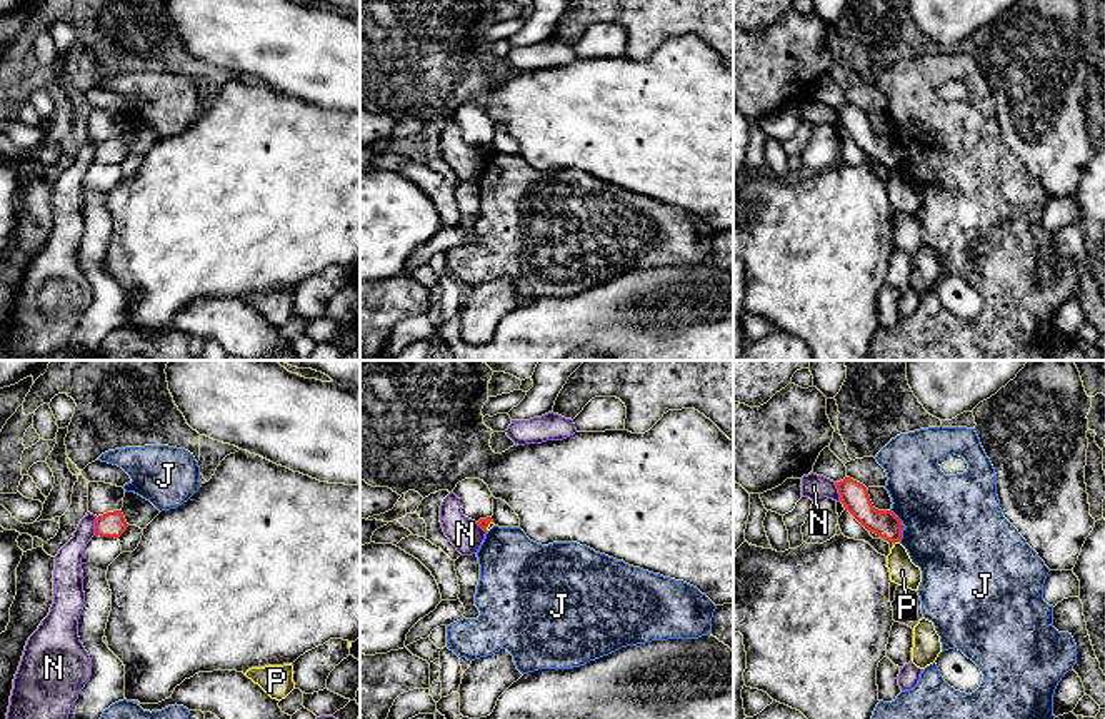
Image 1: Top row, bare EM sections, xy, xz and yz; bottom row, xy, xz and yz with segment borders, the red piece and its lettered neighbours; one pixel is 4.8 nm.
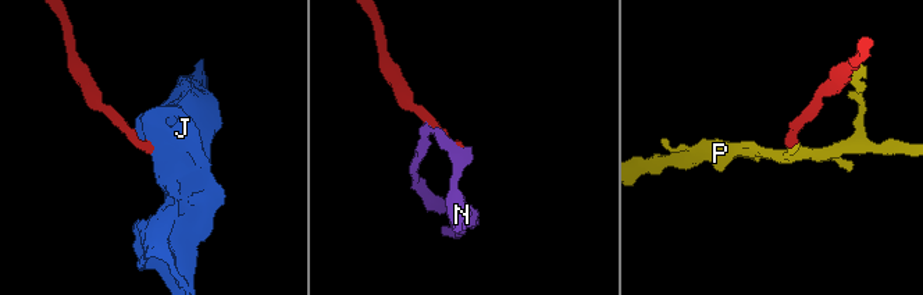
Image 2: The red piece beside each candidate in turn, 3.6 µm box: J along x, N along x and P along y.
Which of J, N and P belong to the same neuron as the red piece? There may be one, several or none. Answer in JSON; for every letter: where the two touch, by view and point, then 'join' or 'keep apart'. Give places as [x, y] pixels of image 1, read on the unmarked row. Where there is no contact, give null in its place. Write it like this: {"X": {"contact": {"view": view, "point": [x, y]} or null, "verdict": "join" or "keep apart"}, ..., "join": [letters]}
{"J": {"contact": {"view": "yz", "point": [902, 152]}, "verdict": "keep apart"}, "N": {"contact": {"view": "yz", "point": [839, 119]}, "verdict": "keep apart"}, "P": {"contact": {"view": "yz", "point": [895, 167]}, "verdict": "keep apart"}, "join": []}

